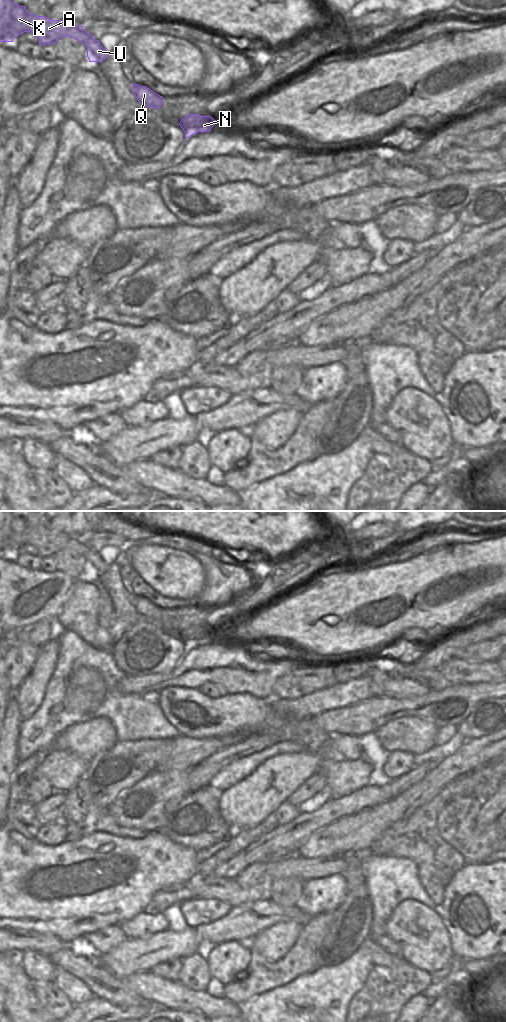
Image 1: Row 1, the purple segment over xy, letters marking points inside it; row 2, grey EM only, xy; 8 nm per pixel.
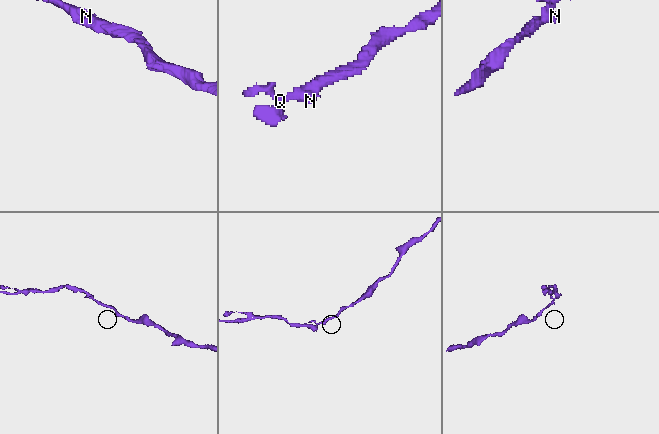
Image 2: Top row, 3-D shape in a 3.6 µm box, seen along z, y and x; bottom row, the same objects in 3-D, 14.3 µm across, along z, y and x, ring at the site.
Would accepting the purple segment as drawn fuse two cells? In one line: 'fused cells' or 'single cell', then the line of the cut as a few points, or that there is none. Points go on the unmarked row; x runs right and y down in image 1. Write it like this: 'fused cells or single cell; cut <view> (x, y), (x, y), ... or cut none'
single cell; cut none

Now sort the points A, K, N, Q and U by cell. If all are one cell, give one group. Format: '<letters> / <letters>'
A K N Q U

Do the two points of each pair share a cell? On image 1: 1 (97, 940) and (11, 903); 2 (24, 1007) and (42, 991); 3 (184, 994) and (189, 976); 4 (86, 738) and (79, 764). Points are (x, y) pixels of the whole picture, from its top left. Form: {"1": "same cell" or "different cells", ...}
{"1": "different cells", "2": "different cells", "3": "different cells", "4": "different cells"}

